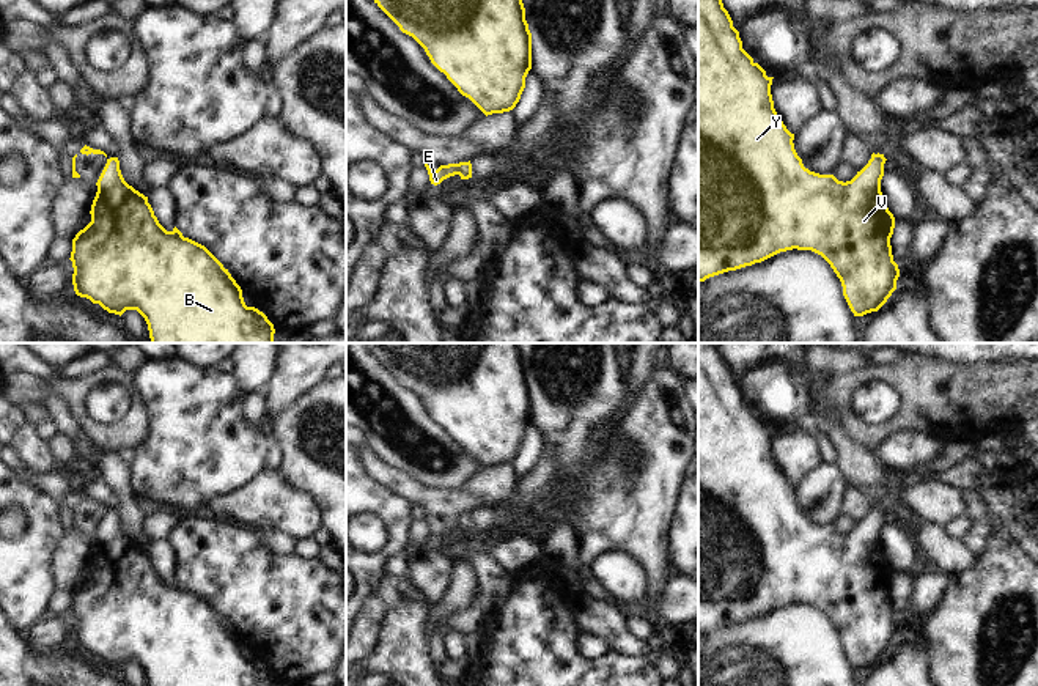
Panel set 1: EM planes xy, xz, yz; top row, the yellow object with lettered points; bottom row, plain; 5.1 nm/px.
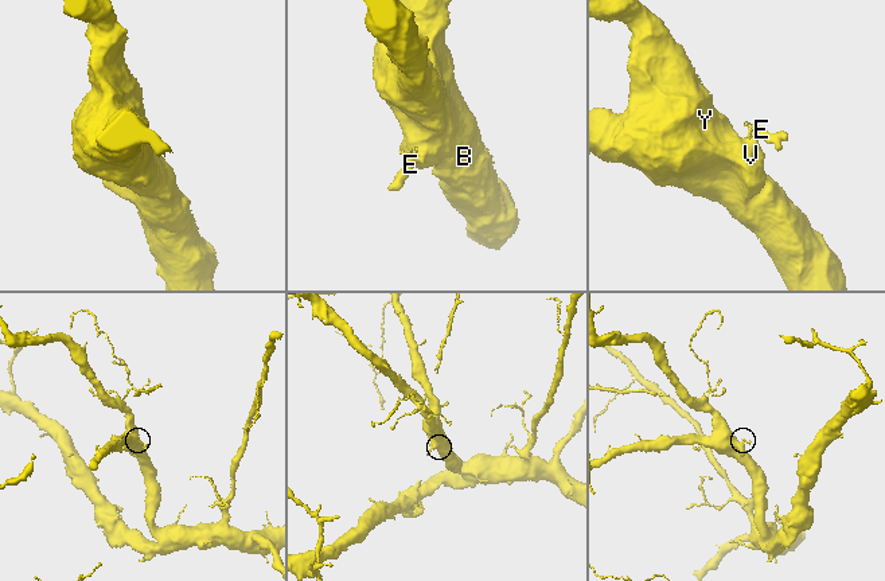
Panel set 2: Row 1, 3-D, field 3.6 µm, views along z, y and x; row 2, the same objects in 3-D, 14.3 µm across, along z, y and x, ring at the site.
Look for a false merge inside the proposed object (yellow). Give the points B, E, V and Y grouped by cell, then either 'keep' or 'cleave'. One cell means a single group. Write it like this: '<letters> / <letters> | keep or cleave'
B V Y / E | cleave

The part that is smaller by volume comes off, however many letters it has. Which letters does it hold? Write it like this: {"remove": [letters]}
{"remove": ["E"]}

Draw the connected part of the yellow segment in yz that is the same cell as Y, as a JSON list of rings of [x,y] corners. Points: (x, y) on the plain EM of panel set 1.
[[[698,343],[698,634],[761,615],[786,603],[812,603],[834,621],[854,666],[878,664],[896,642],[900,629],[890,590],[895,570],[881,544],[884,507],[874,507],[851,533],[819,527],[804,519],[791,486],[774,461],[774,430],[742,401],[739,384],[716,343]]]

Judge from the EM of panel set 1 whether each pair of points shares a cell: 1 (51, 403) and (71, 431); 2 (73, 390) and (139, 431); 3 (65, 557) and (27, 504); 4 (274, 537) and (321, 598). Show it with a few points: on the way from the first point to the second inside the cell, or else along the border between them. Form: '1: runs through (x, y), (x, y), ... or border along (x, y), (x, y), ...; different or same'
1: runs through (57, 409), (68, 425); same
2: runs through (80, 411), (98, 431), (118, 431); same
3: border along (69, 531), (54, 556), (55, 584); different
4: border along (263, 532), (265, 543), (272, 551), (293, 556); different

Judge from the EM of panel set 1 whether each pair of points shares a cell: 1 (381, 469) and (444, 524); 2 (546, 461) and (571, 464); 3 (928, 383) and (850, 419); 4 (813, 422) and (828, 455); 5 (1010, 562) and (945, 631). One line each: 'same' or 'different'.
1: same
2: different
3: same
4: same
5: same

